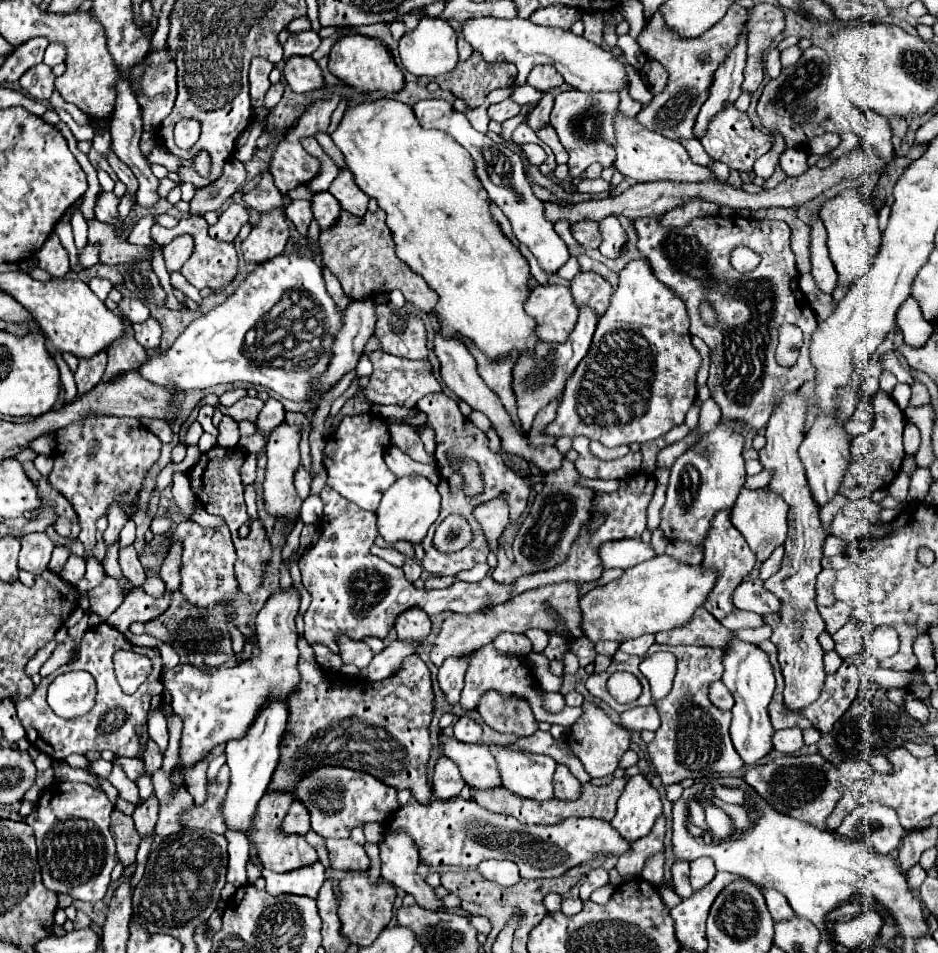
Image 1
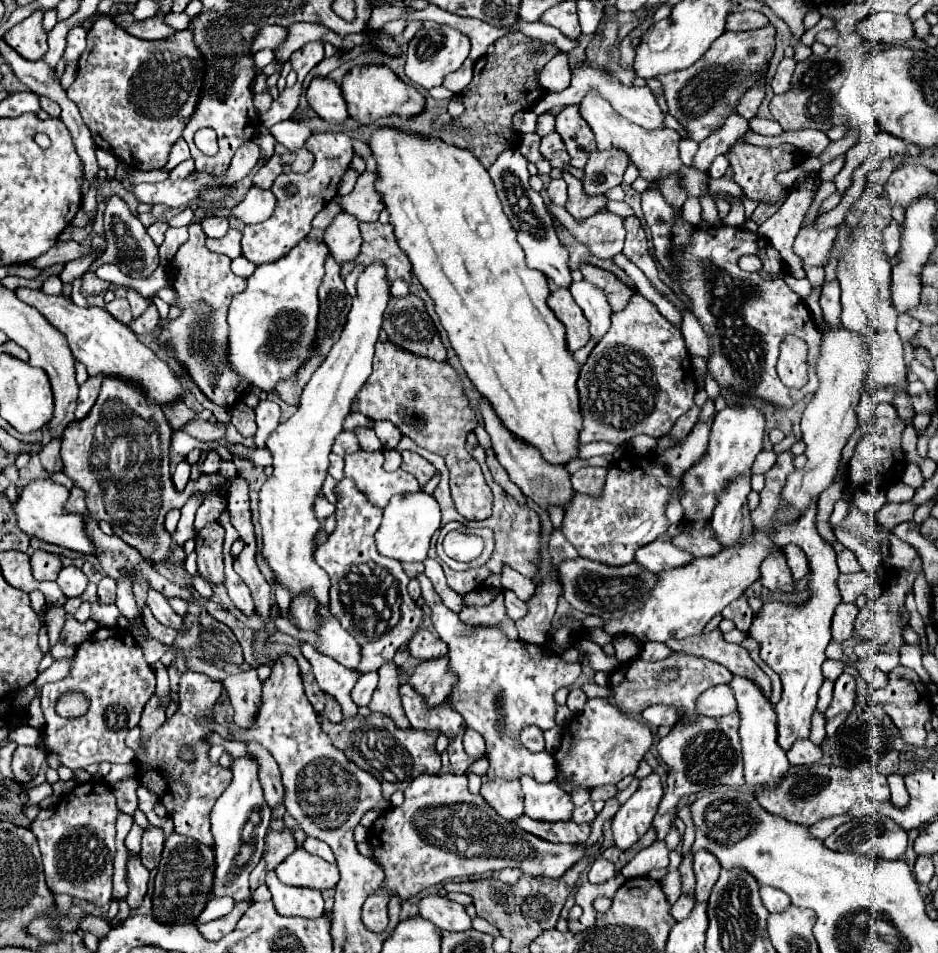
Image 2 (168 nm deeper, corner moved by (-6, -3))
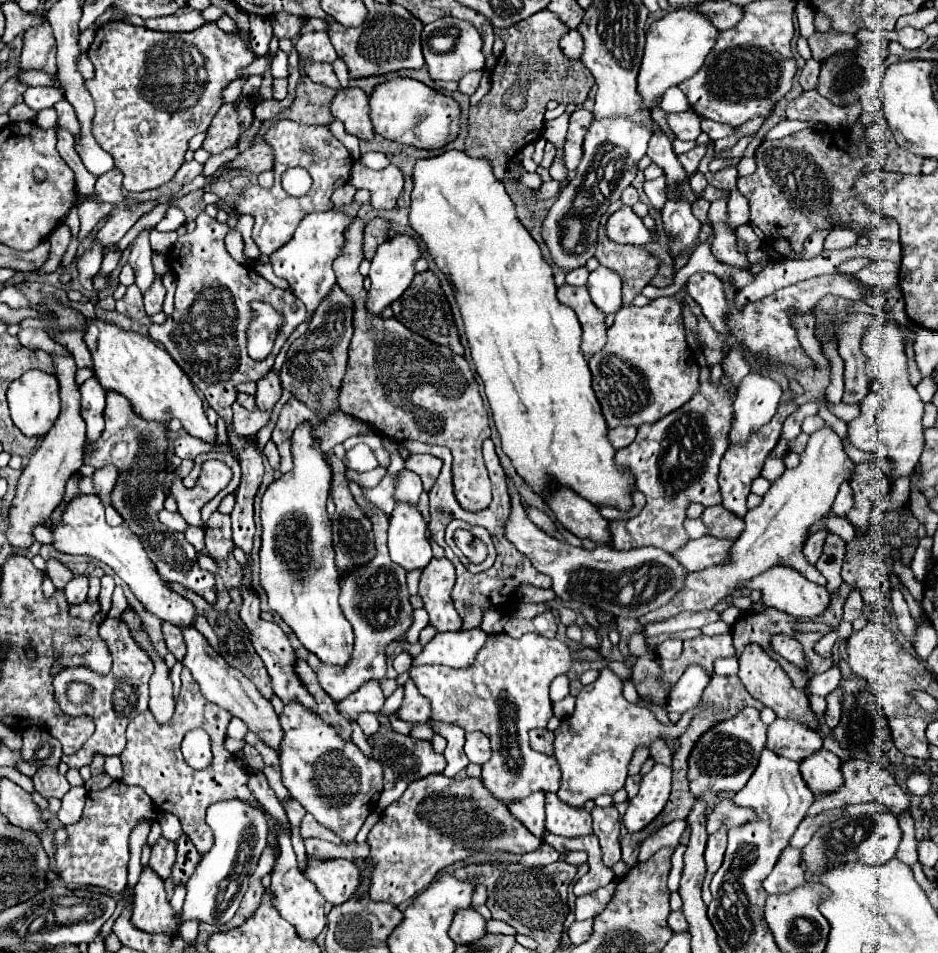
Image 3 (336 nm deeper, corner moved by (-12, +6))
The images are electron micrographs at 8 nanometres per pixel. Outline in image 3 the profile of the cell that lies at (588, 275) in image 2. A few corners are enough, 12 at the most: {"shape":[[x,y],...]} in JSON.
{"shape":[[613,202],[599,220],[595,258],[617,272],[623,304],[631,304],[657,272],[641,246],[613,244],[605,220],[621,208]]}

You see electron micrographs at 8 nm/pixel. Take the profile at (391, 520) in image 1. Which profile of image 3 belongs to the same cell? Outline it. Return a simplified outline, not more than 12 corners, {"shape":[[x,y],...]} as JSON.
{"shape":[[395,504],[391,560],[405,570],[433,558],[427,520],[417,504]]}

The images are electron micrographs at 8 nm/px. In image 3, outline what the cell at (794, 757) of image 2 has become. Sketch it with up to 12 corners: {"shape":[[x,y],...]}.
{"shape":[[825,748],[801,760],[813,794],[843,784],[841,760]]}

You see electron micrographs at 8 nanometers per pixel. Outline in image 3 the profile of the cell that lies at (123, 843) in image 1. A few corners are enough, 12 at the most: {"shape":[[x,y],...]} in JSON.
{"shape":[[149,866],[135,886],[131,920],[145,932],[175,934],[163,888]]}

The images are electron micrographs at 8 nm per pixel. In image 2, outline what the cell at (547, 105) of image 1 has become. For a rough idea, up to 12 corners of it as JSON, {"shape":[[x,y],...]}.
{"shape":[[557,133],[543,137],[539,151],[551,167],[568,170],[579,180],[582,169],[569,164]]}

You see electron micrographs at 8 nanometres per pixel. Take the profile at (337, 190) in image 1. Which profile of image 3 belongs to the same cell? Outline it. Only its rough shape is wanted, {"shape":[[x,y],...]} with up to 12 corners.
{"shape":[[355,164],[349,182],[371,192],[375,210],[393,210],[403,174],[393,164]]}

